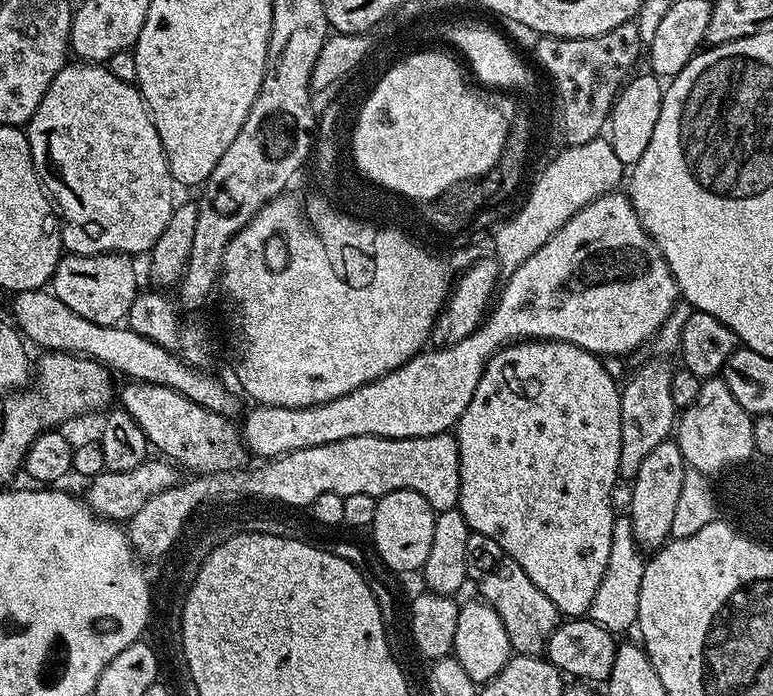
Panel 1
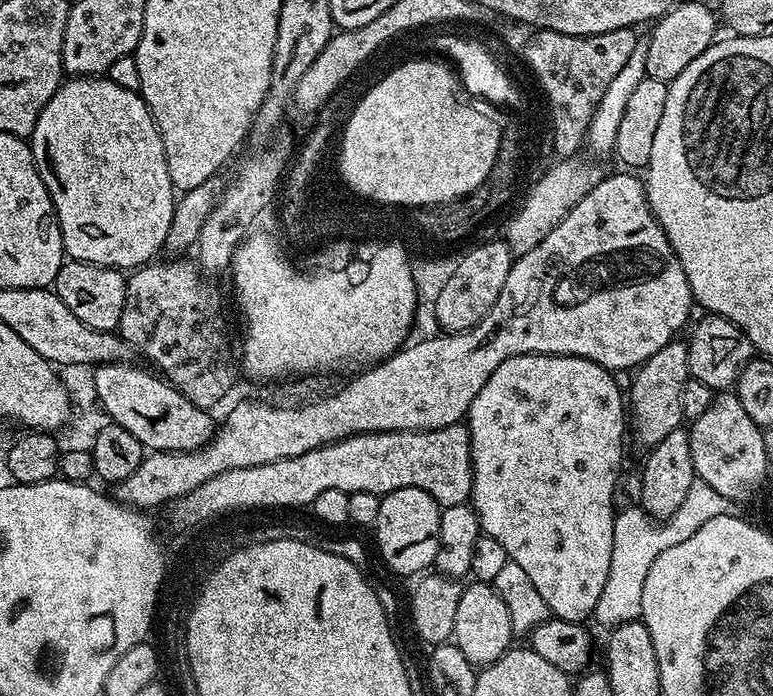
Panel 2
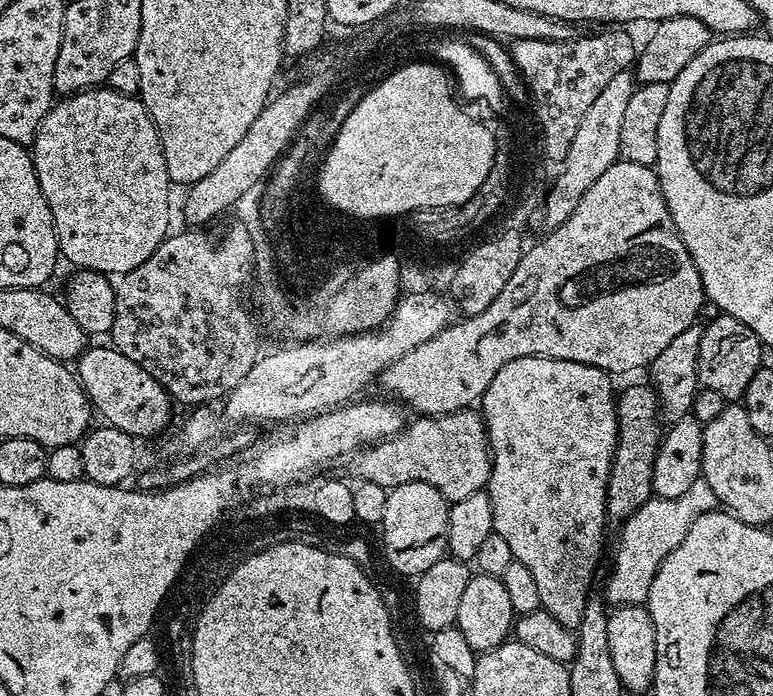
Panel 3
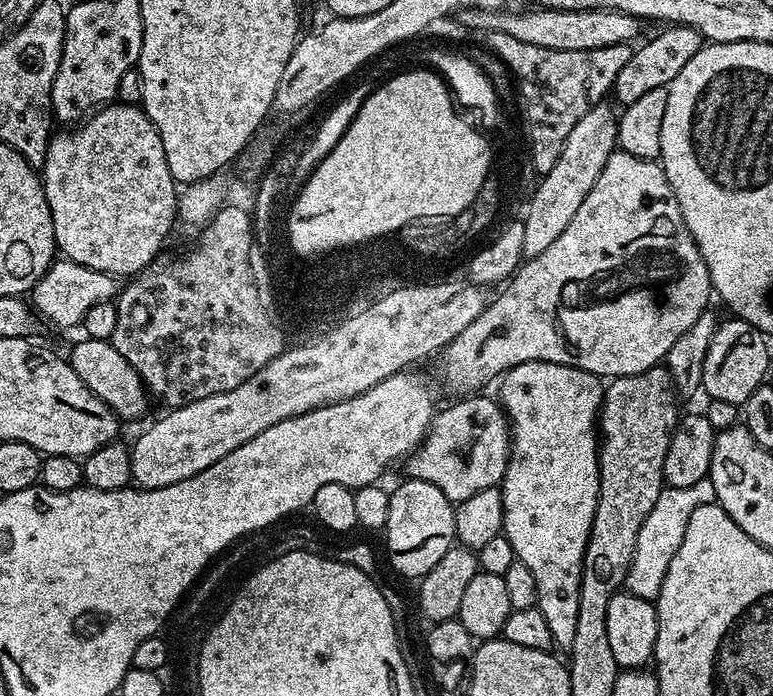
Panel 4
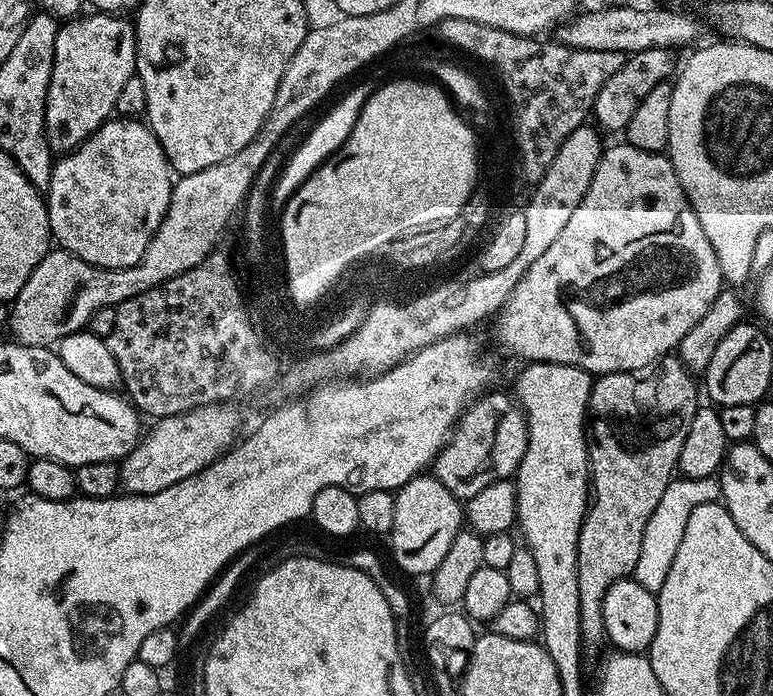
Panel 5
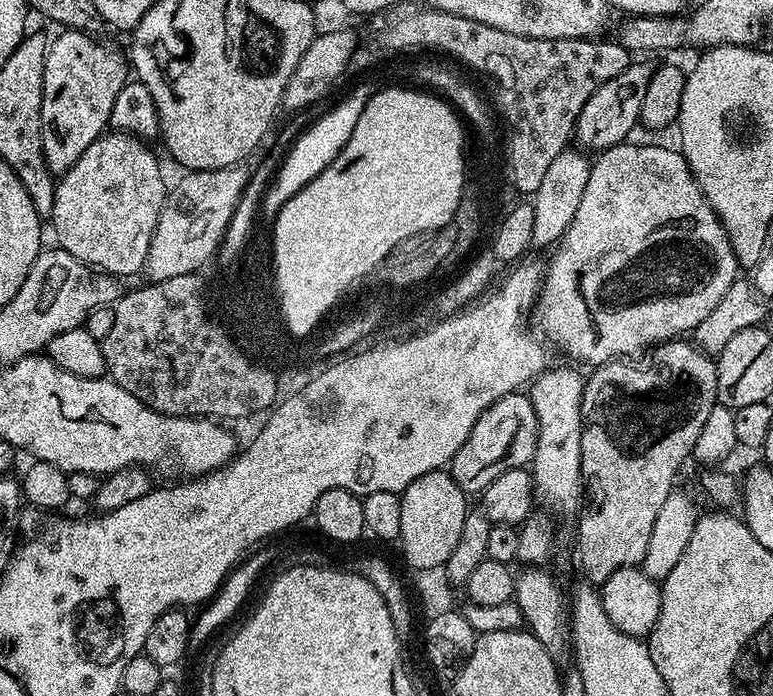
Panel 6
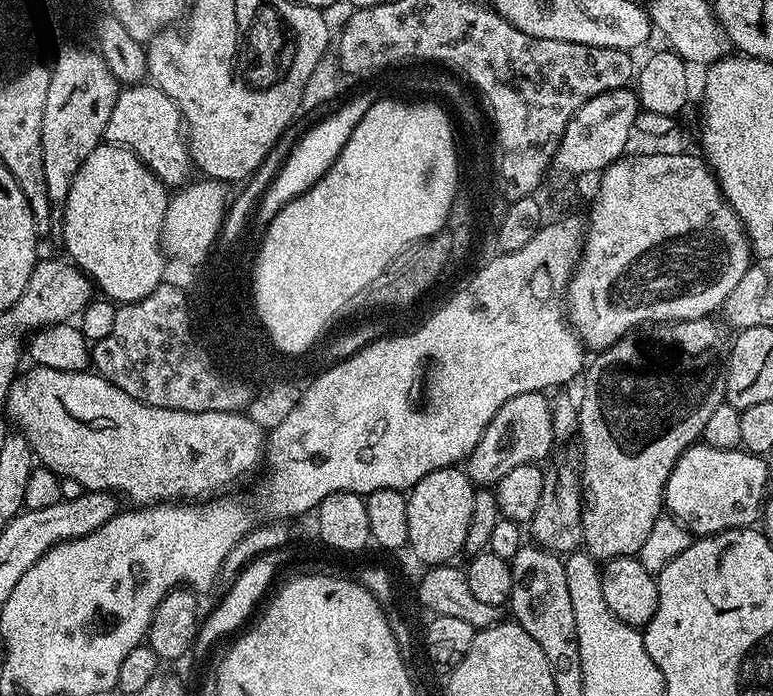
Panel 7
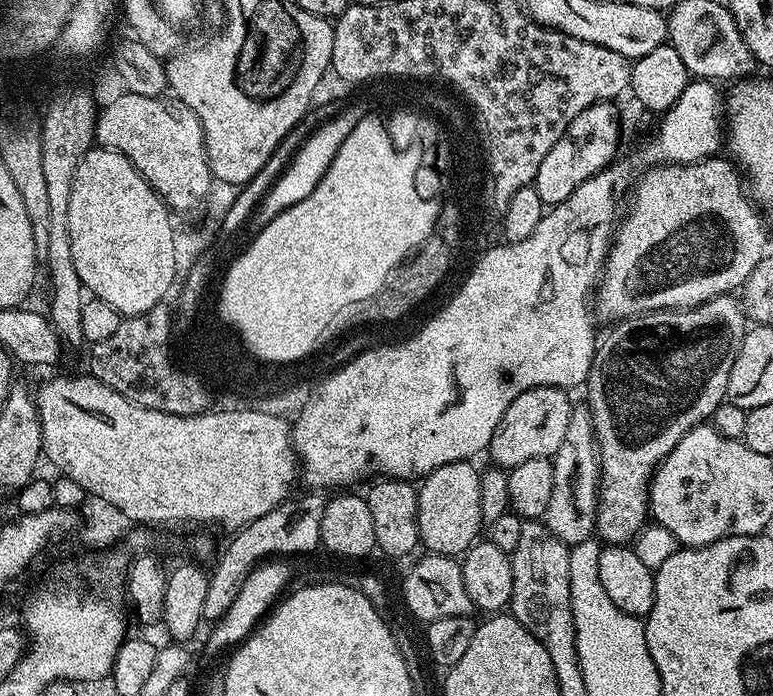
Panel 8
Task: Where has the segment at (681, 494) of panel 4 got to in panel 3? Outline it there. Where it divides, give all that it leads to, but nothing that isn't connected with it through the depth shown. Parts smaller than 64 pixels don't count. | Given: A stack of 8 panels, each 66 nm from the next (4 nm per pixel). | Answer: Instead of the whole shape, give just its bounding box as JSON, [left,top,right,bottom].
[602,478,718,606]

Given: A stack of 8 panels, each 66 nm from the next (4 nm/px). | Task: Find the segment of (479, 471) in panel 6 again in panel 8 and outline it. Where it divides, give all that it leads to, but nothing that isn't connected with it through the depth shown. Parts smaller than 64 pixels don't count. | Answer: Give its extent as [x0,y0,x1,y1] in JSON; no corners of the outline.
[487,388,574,470]

